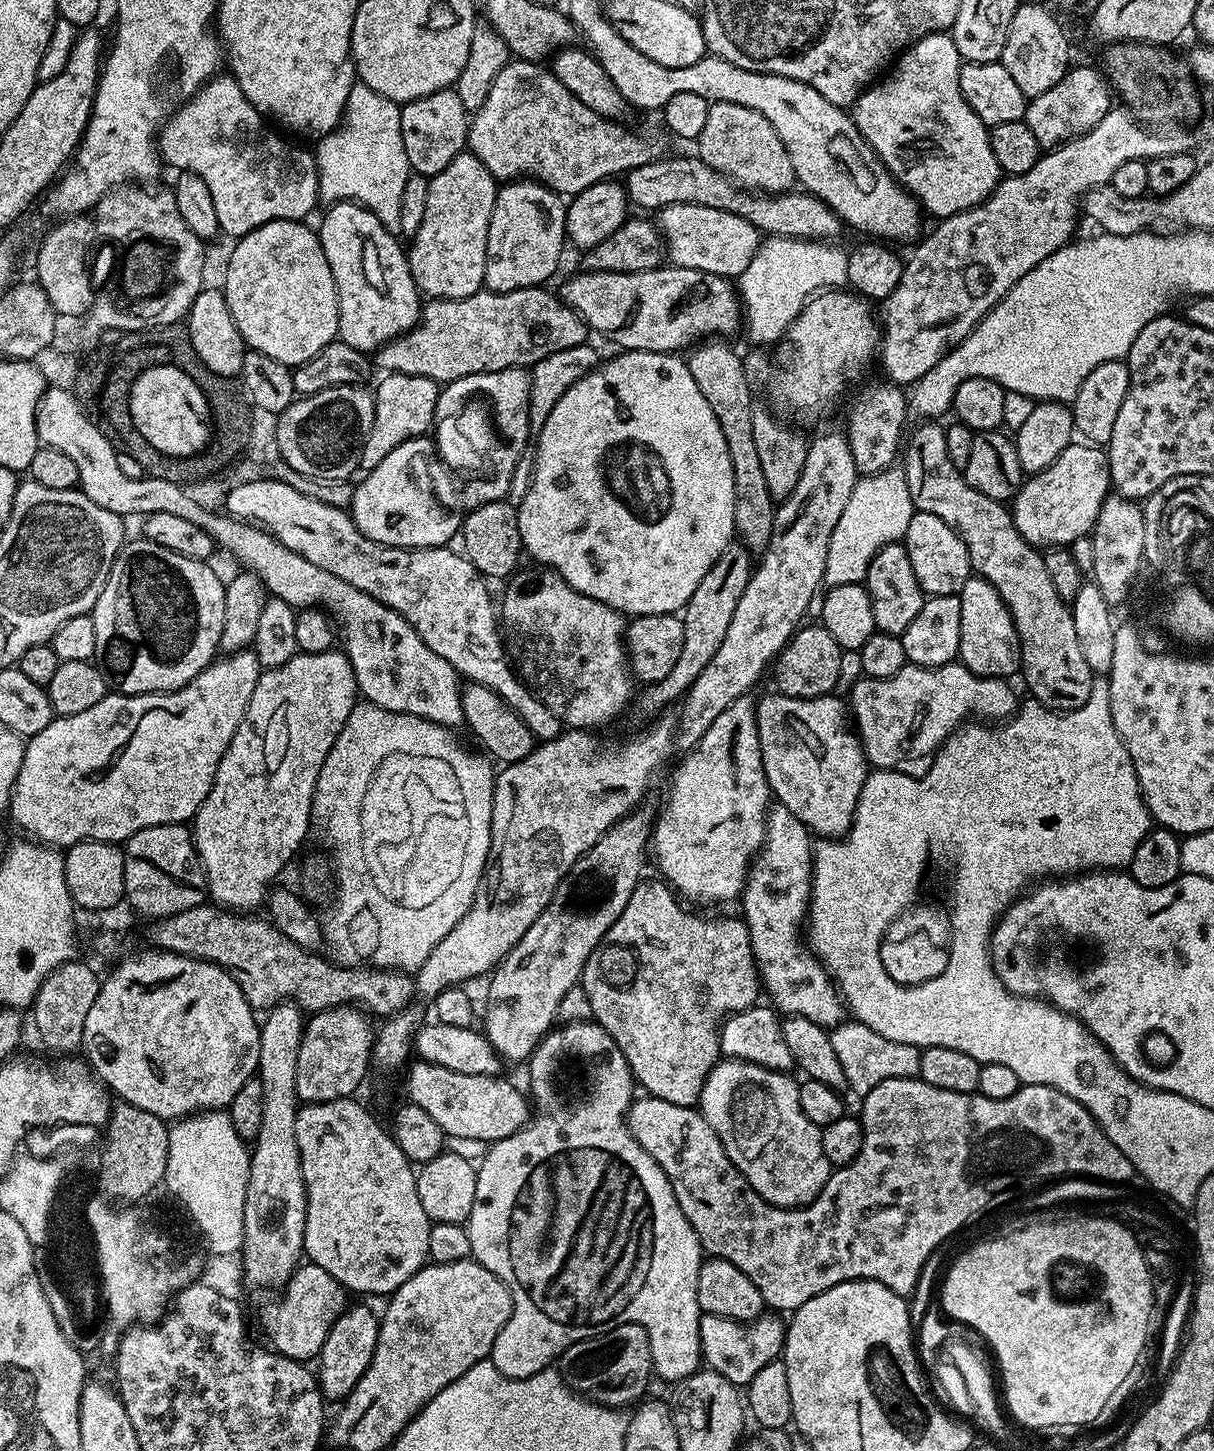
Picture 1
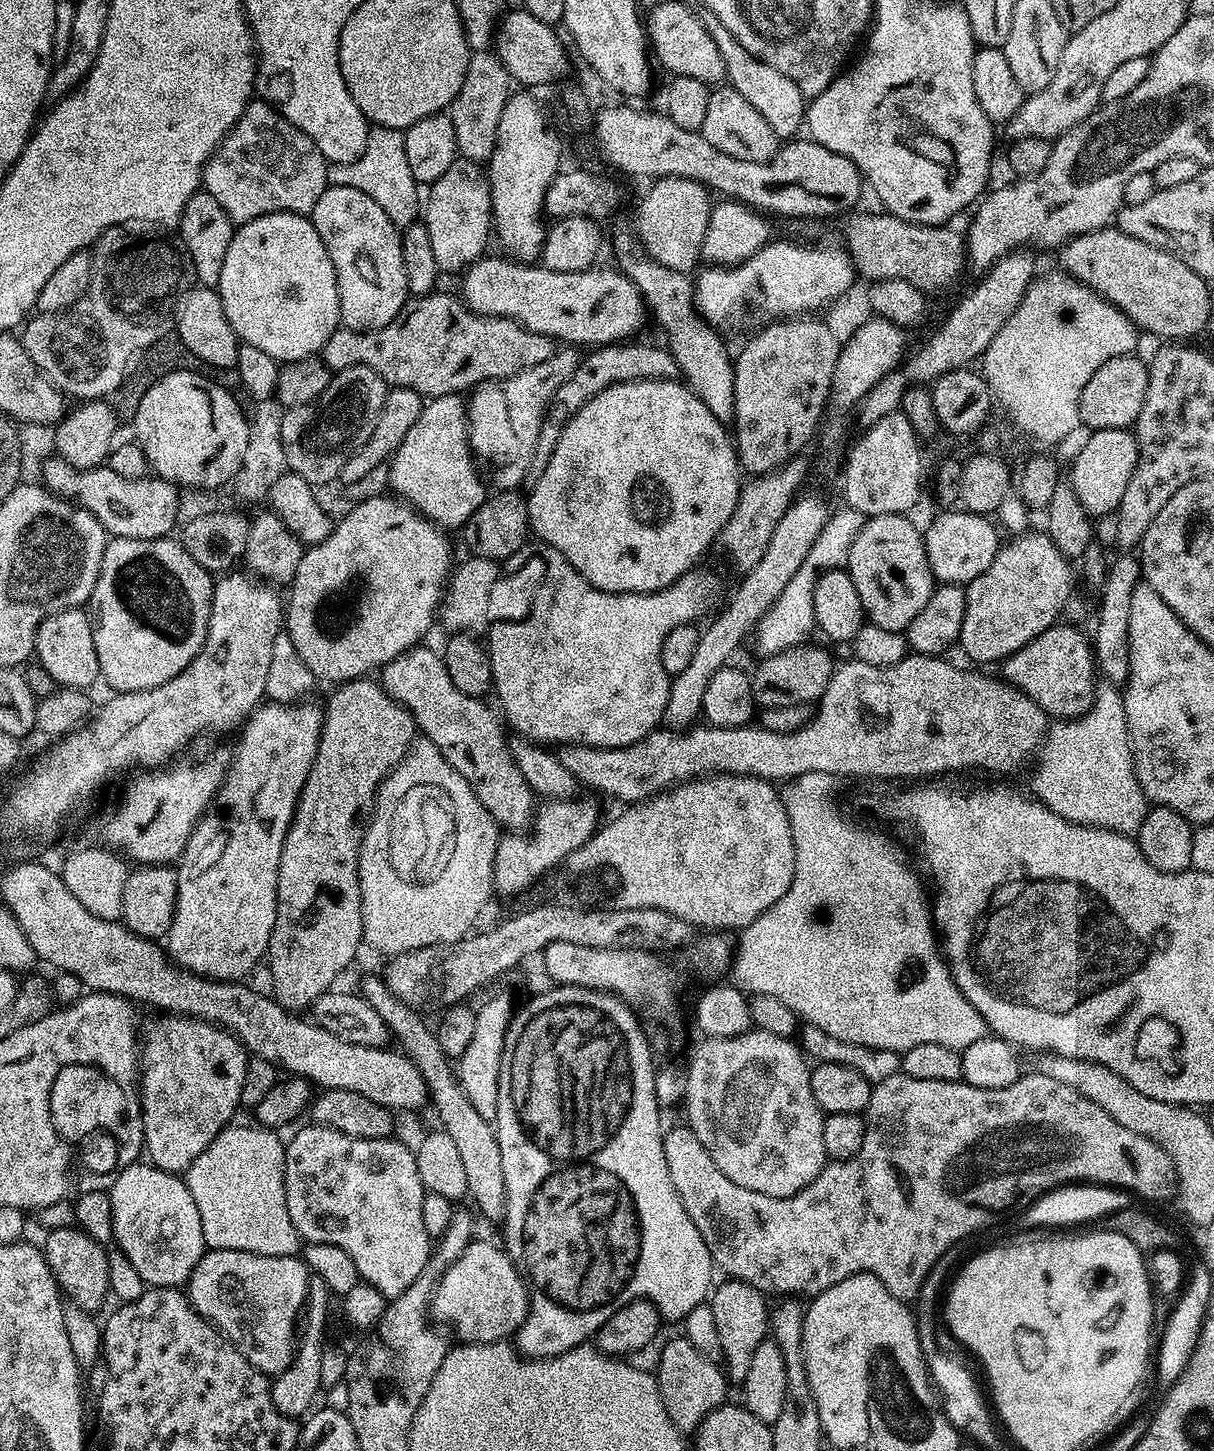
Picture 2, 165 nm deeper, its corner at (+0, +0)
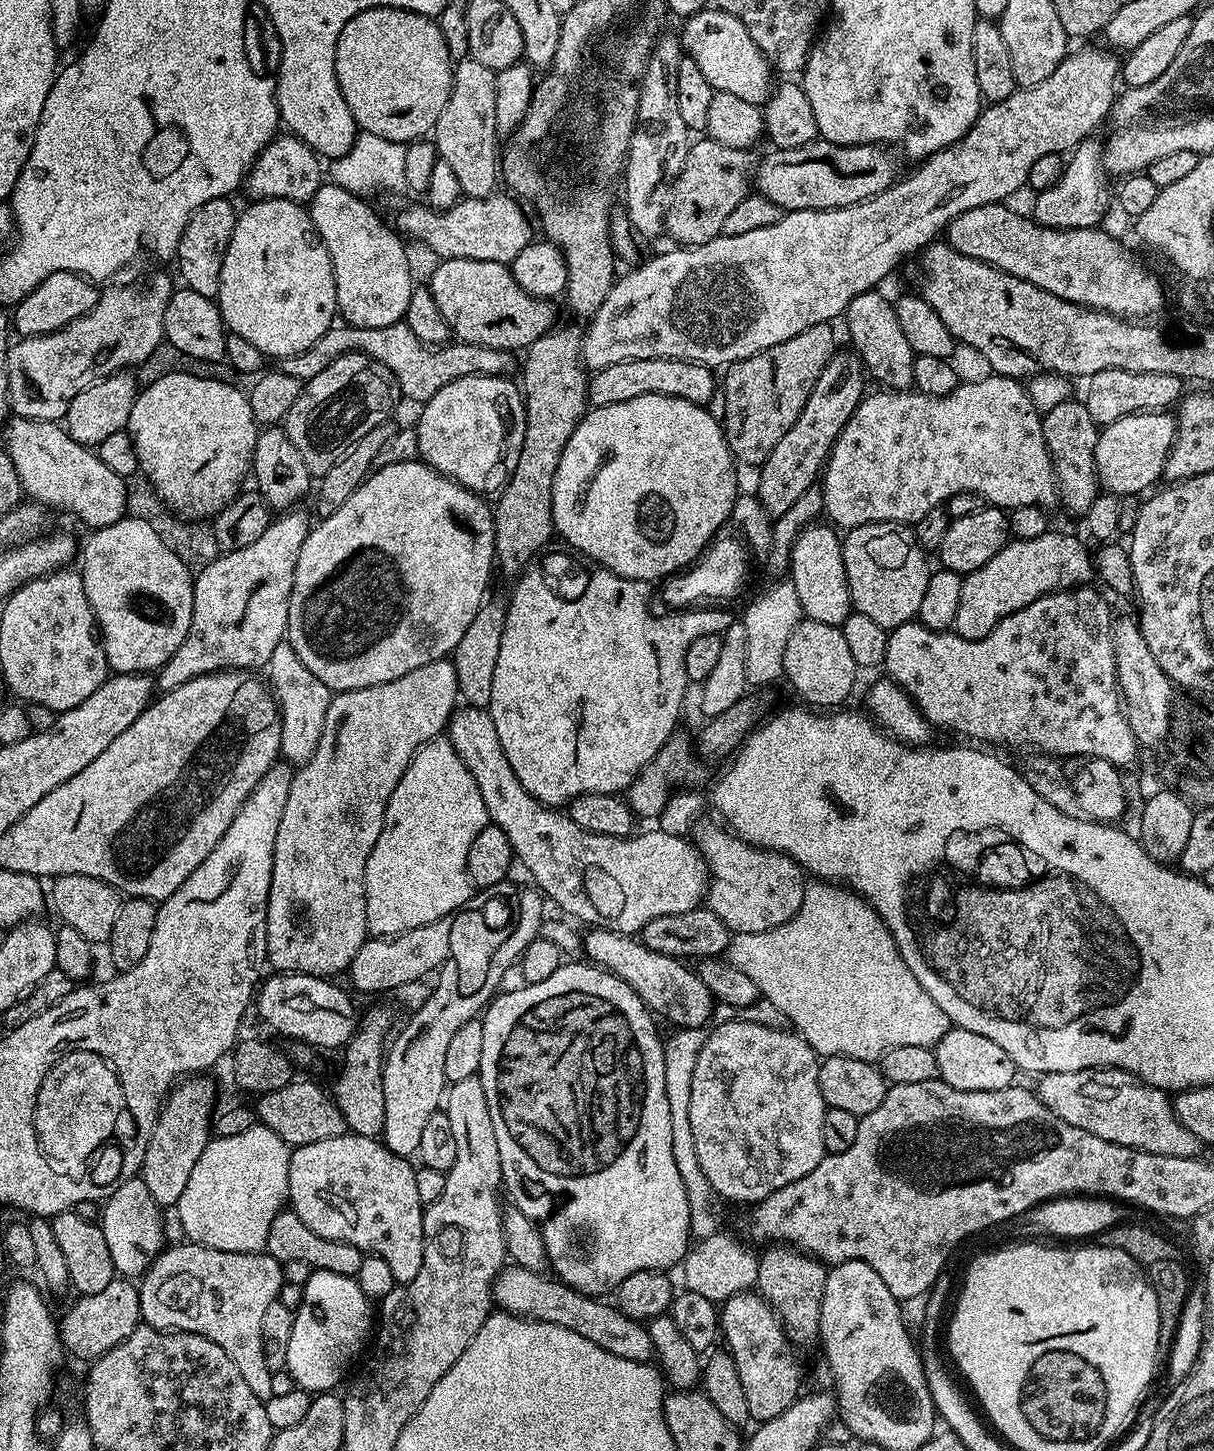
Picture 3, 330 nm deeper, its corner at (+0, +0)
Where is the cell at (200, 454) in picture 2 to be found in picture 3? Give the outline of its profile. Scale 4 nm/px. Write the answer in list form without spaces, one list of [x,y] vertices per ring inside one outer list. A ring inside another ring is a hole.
[[[166,374],[166,378],[158,378],[158,382],[139,389],[133,409],[130,410],[126,431],[134,442],[134,450],[138,454],[138,462],[140,463],[140,472],[143,479],[152,485],[153,490],[160,496],[164,504],[179,517],[187,518],[193,522],[204,522],[209,518],[215,518],[242,491],[240,483],[243,482],[244,475],[247,477],[250,472],[252,451],[256,445],[258,435],[258,425],[254,414],[250,410],[250,402],[247,395],[243,391],[239,392],[238,389],[239,387],[236,384],[223,384],[217,380],[194,378],[190,374]]]

